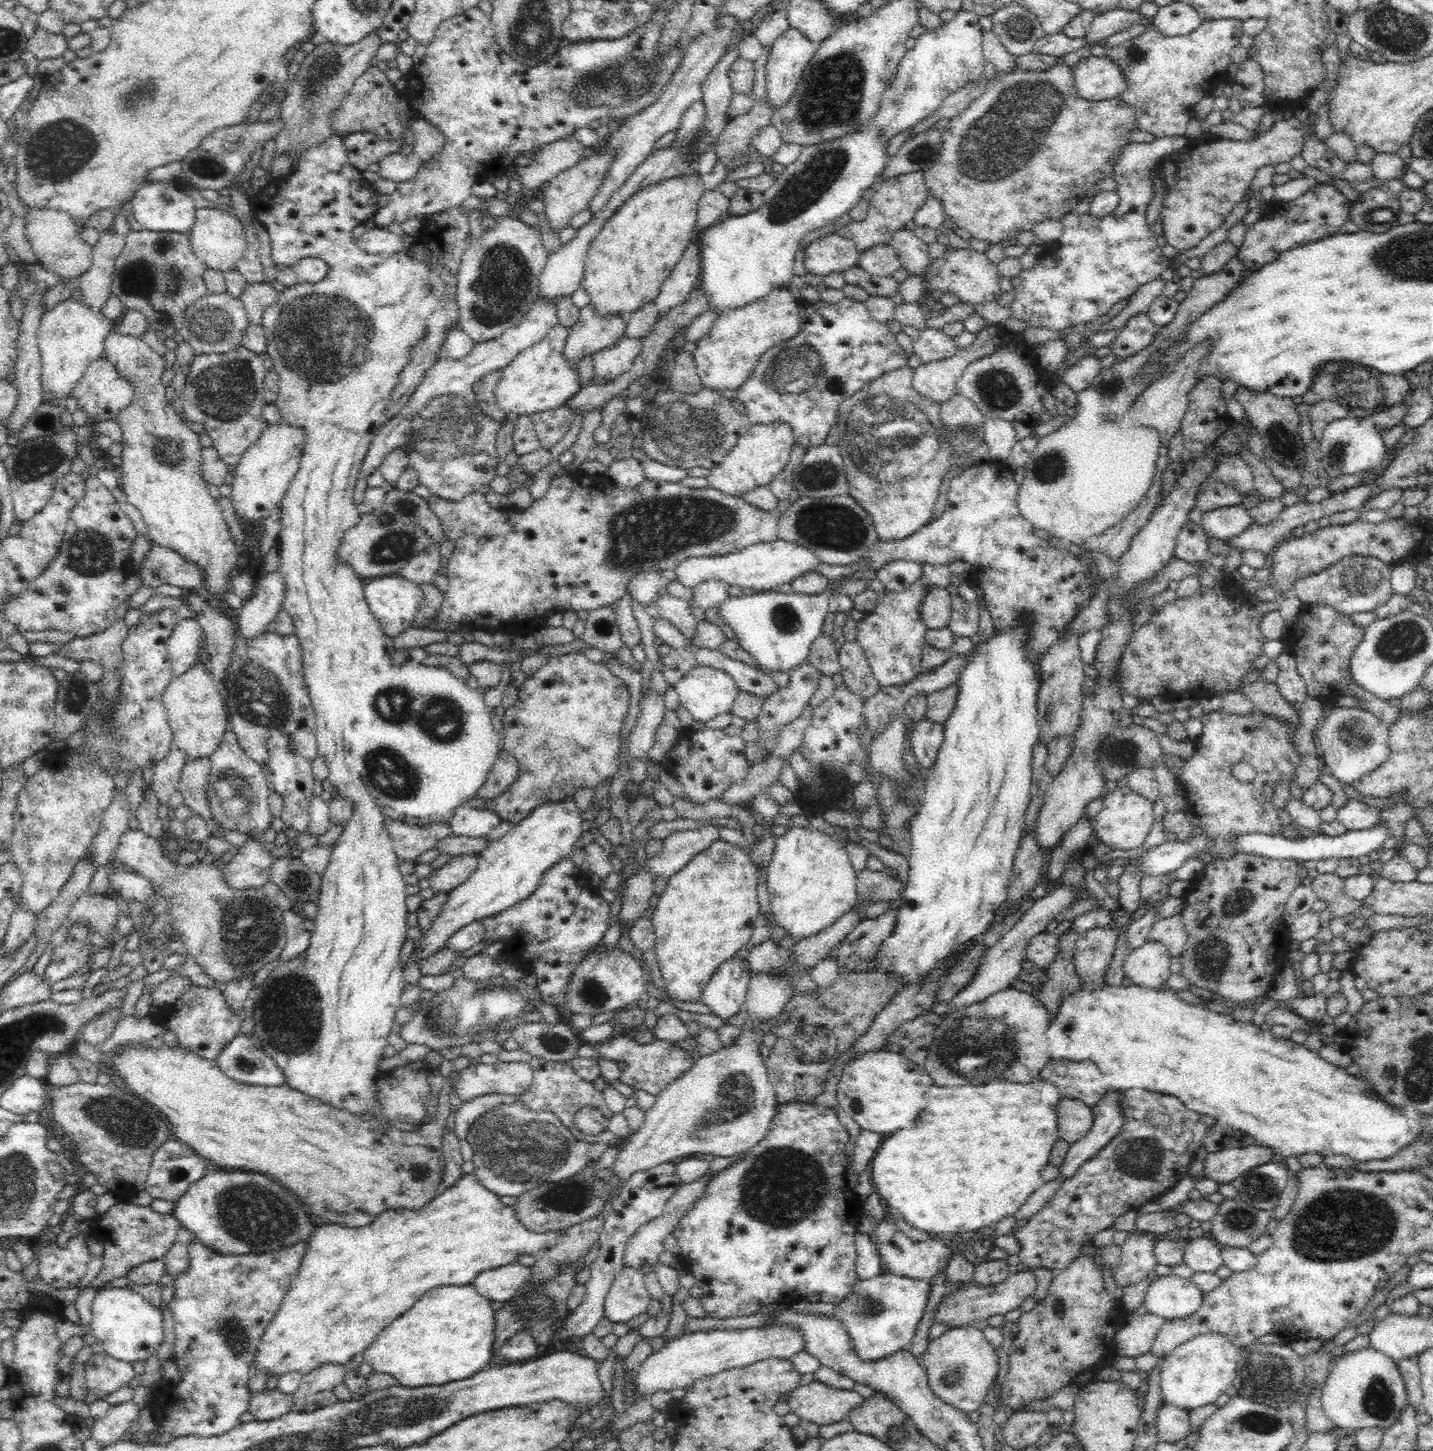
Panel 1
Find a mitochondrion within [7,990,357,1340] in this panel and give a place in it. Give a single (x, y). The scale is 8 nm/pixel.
(275, 1225)

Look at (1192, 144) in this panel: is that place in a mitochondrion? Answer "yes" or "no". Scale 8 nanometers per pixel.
no

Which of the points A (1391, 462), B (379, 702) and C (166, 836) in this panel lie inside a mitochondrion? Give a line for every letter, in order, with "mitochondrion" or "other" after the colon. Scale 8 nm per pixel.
A: other
B: mitochondrion
C: other

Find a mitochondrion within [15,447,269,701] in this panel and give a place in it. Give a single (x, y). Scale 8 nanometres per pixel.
(91, 553)

